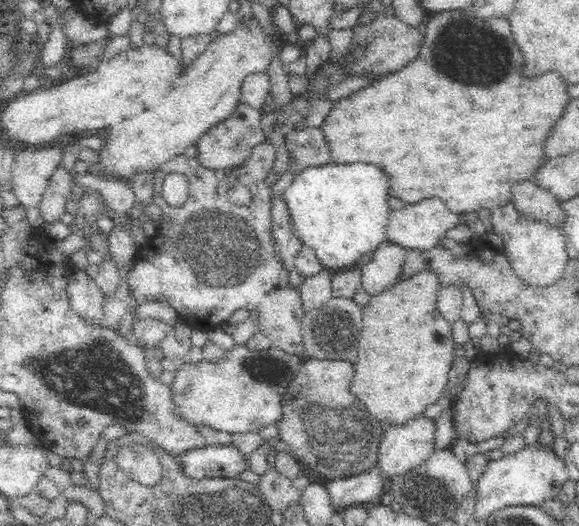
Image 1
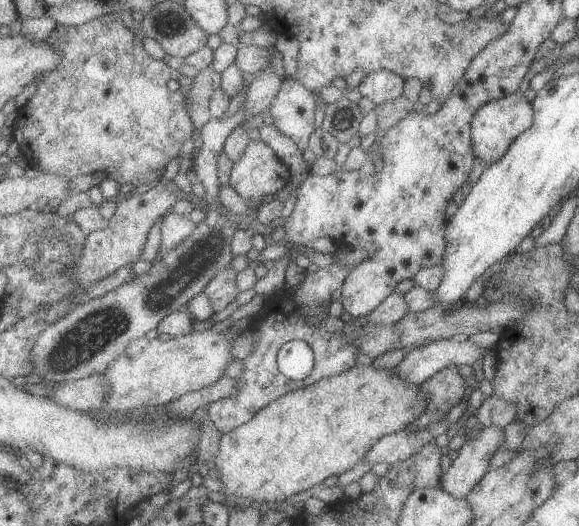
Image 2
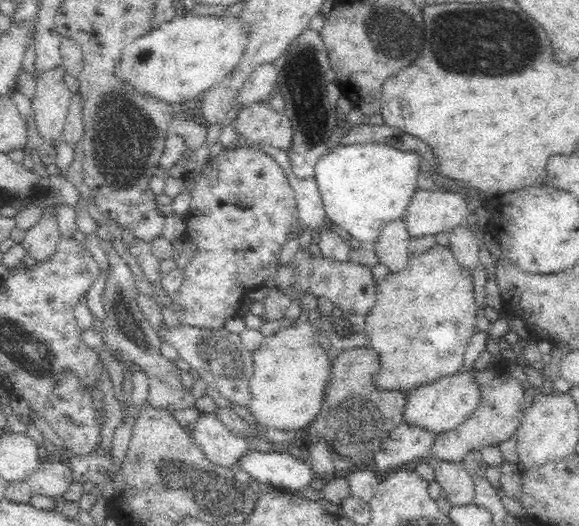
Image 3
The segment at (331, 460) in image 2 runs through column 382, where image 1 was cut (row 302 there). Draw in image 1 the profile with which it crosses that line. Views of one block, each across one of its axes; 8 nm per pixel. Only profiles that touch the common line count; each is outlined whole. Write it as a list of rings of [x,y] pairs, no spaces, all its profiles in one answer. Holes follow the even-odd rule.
[[[423,269],[410,277],[397,281],[387,290],[370,297],[361,308],[361,338],[358,342],[357,362],[351,388],[355,396],[373,415],[386,424],[410,420],[441,397],[448,384],[454,358],[454,334],[450,322],[438,309],[438,293],[442,289],[440,275],[433,269]]]

